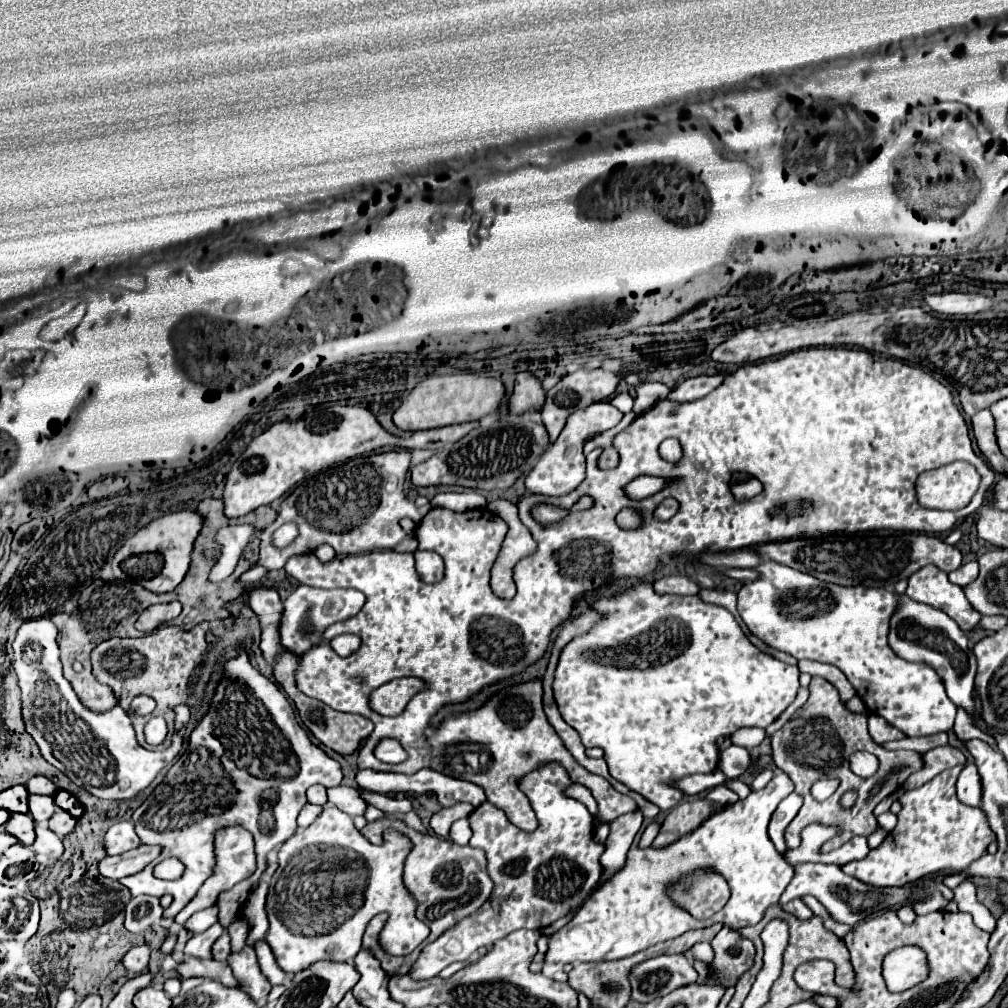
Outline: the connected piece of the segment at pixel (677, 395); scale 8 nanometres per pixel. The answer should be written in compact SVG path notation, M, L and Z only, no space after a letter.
M722 374L716 376L696 376L696 378L688 378L682 384L678 384L672 392L670 392L670 400L678 400L678 402L688 402L688 400L698 400L704 398L706 394L710 394L712 390L716 390L718 384L724 382Z

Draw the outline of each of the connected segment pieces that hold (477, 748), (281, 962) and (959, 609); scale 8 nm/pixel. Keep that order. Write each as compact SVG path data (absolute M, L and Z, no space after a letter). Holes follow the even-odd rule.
M538 680L512 686L492 696L480 710L460 716L446 718L434 736L428 738L432 744L430 768L442 768L446 774L454 772L468 782L474 782L484 788L486 798L506 812L508 820L522 830L534 830L526 826L526 806L524 794L518 790L518 782L524 774L538 768L538 762L560 762L574 782L580 782L590 788L592 796L598 802L597 820L610 824L618 816L637 809L636 802L630 796L620 794L610 786L610 782L598 774L590 774L580 766L574 756L564 748L564 742L558 738L556 730L550 726L544 706L542 706L542 684Z
M328 804L306 830L284 842L266 900L270 920L266 940L278 966L296 974L320 960L352 962L360 952L366 924L380 912L390 914L390 954L406 956L422 944L430 930L414 916L416 902L402 884L408 852L410 842L398 832L380 846L370 844L352 824L352 816L334 804ZM344 896L348 902L362 904L344 904Z
M932 564L922 566L908 578L906 594L918 602L926 602L934 608L944 610L964 632L972 630L982 618L970 606L964 590L958 584L952 584L948 580L948 574Z

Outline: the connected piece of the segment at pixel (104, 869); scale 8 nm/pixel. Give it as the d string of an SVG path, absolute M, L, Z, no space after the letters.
M140 844L134 850L128 850L126 854L106 856L100 862L100 874L112 880L120 880L124 876L140 872L144 866L148 866L152 860L156 860L160 854L160 846L146 846Z

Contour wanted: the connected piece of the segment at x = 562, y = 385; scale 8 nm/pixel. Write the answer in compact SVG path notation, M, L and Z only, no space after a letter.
M580 368L576 370L574 374L568 374L564 376L548 394L546 394L546 404L544 404L544 410L542 410L542 422L550 434L550 444L554 444L554 440L558 438L558 434L562 432L566 420L570 414L574 414L576 410L580 408L586 408L594 402L602 402L606 398L610 398L616 388L618 388L618 374L616 372L610 372L610 370L602 370L602 368L596 368L596 370L588 370L588 368Z

